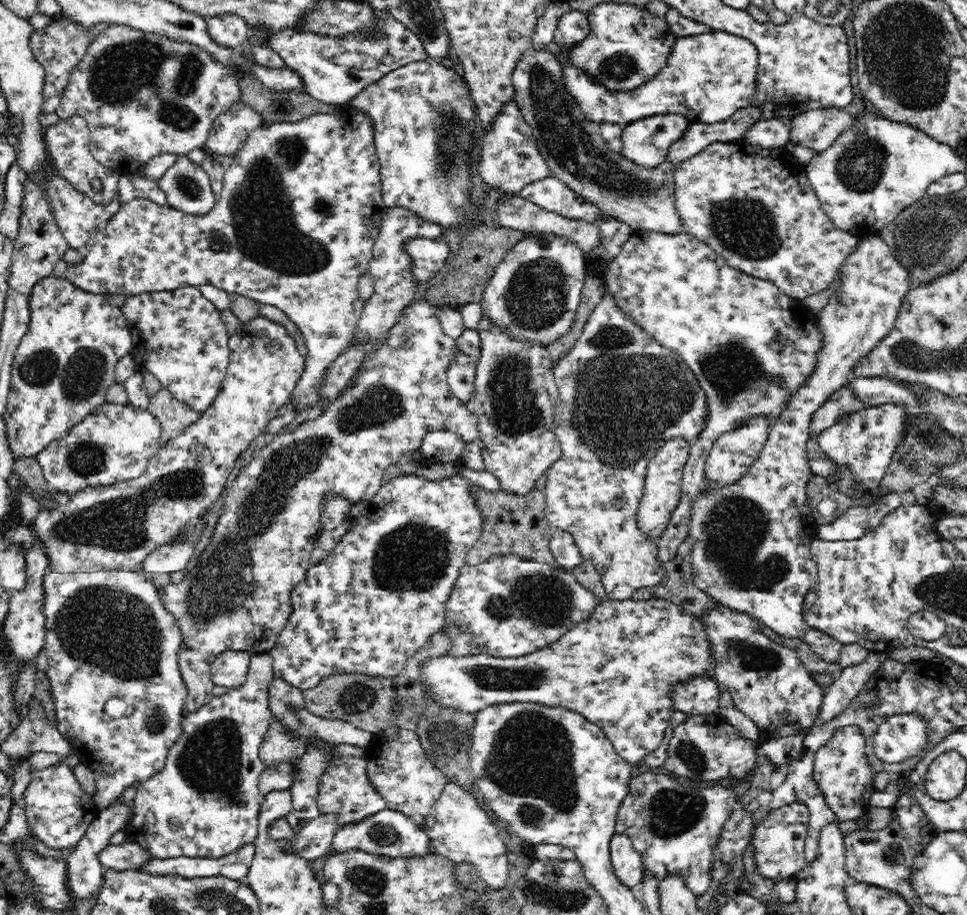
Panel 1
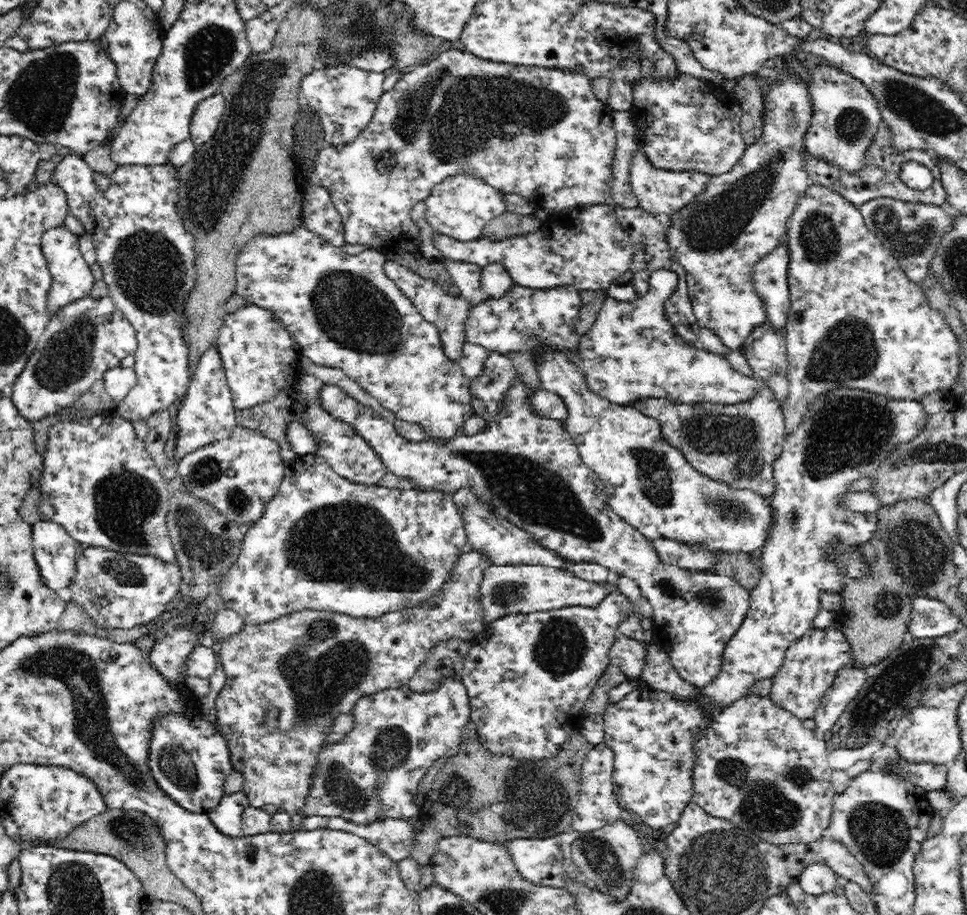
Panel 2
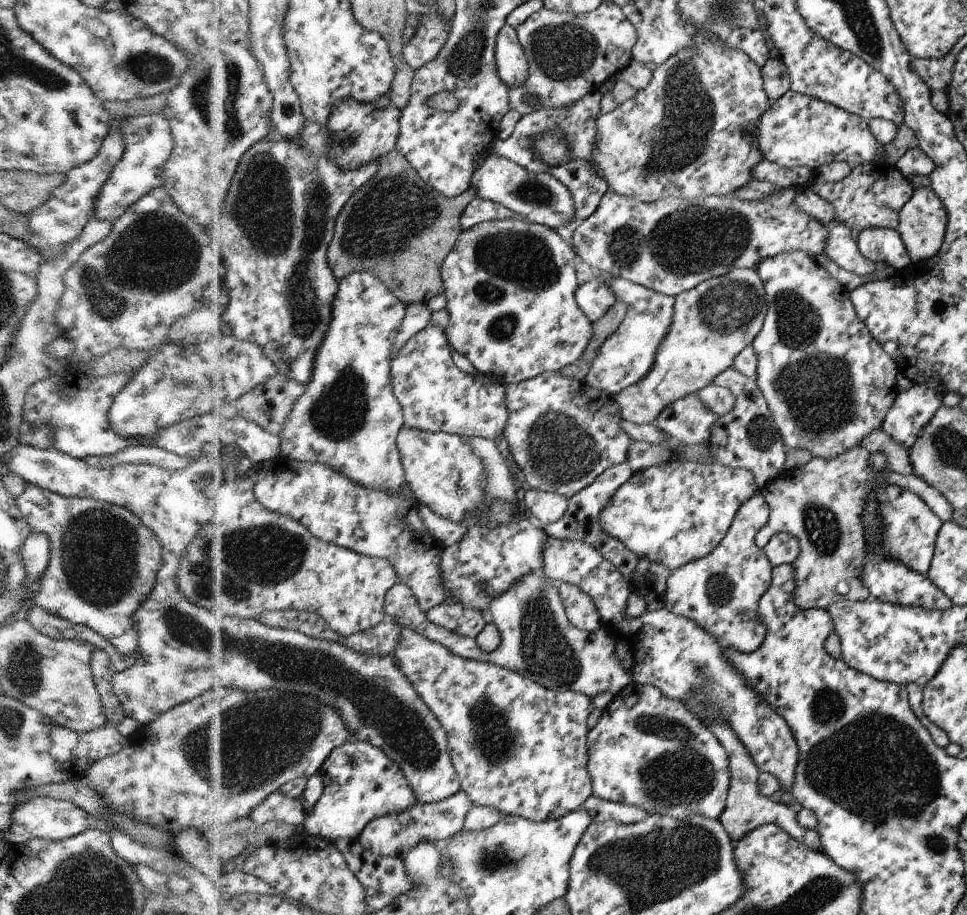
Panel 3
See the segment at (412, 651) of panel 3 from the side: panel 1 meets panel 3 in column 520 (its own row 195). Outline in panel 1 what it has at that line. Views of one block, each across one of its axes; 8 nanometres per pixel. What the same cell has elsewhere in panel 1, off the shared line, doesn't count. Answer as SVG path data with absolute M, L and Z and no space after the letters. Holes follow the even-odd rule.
M739 139L730 142L713 142L710 147L702 150L685 161L675 170L675 208L678 209L679 217L683 222L684 232L698 238L706 243L714 252L717 252L731 267L752 275L754 278L773 282L786 296L794 298L797 303L801 303L811 294L821 293L822 290L829 288L834 280L836 273L839 273L841 266L852 253L852 250L859 244L860 239L840 230L831 218L827 216L822 208L821 202L812 188L808 177L804 174L805 164L790 152L790 147L779 147L776 149L764 149L756 144L749 144L746 139Z

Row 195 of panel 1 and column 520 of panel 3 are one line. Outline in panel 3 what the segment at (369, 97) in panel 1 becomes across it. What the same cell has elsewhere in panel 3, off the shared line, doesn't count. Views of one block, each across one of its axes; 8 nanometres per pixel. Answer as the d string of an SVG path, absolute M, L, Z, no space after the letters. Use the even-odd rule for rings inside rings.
M547 371L523 382L506 384L505 388L508 421L502 436L523 474L524 488L557 493L568 499L597 480L610 466L626 461L630 436L619 428L622 415L612 395L595 390L585 380L567 378L559 371Z

